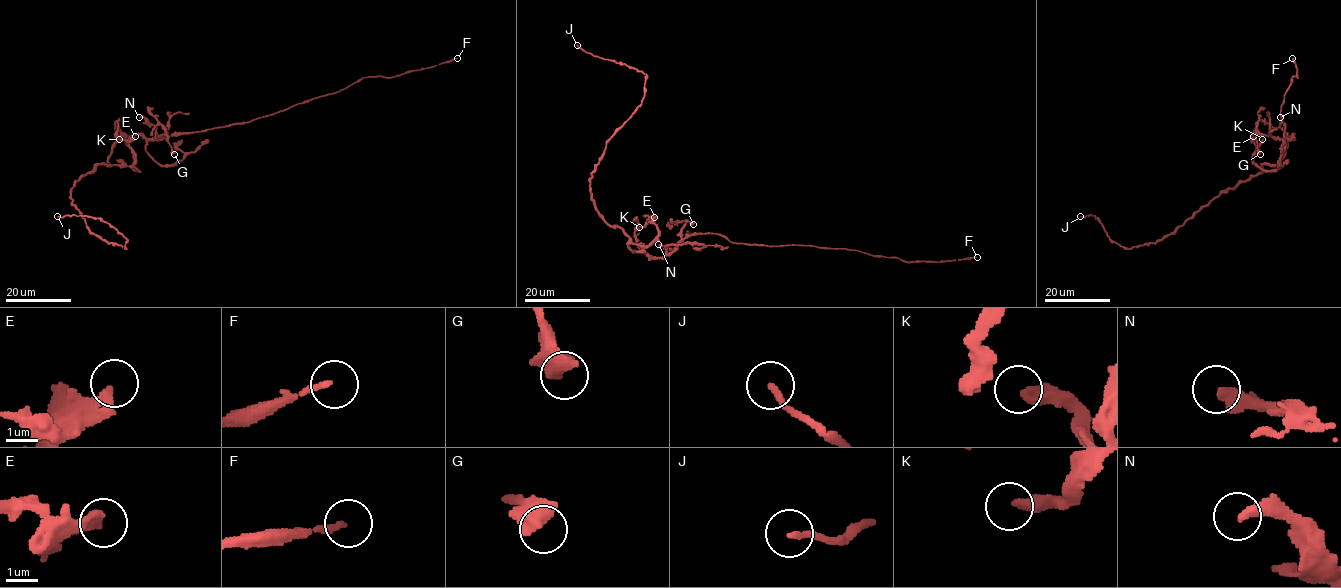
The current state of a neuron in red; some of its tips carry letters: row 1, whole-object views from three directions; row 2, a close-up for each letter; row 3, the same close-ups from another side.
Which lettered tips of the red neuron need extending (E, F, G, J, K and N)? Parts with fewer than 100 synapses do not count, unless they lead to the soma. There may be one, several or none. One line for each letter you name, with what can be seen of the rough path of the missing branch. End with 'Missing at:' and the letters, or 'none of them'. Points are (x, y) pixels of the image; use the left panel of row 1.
Missing at: F

